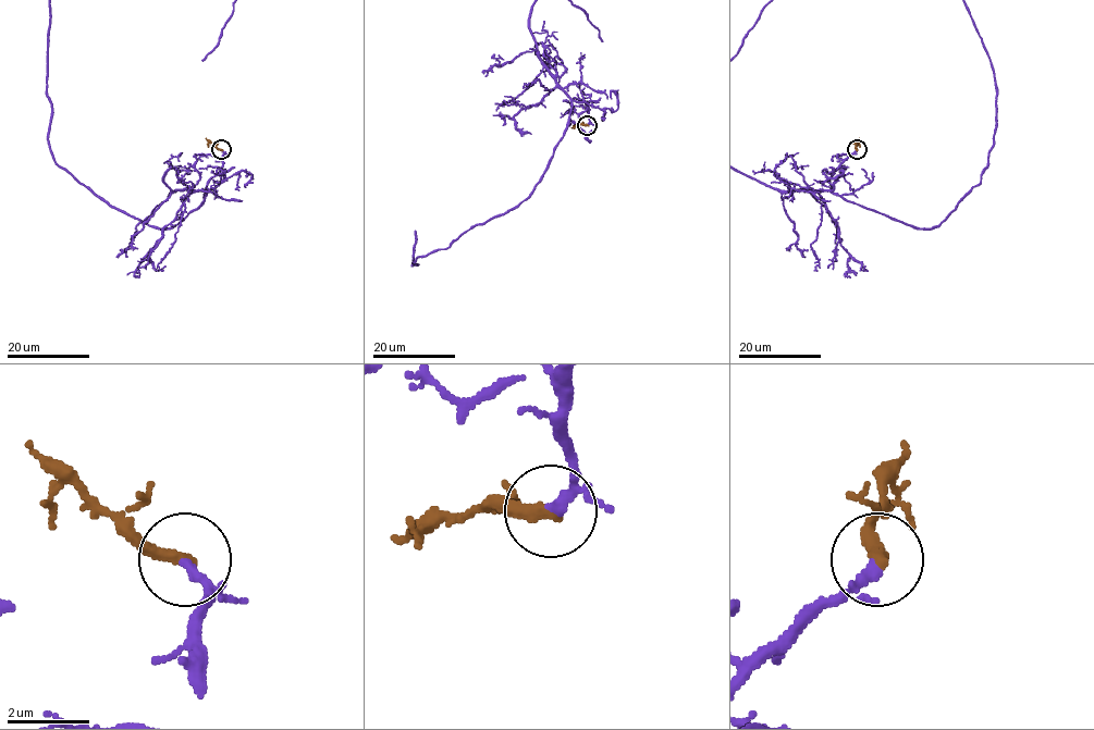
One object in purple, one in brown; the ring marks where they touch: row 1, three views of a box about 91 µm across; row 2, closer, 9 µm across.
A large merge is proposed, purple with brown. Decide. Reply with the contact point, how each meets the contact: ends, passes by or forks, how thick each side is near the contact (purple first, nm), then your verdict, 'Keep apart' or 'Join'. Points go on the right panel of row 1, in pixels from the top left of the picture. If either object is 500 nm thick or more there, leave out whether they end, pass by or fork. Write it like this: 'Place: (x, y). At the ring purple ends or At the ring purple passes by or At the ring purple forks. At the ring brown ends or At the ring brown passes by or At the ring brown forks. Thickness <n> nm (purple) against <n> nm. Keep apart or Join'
Place: (857, 149). At the ring purple forks. At the ring brown ends. Thickness 150 nm (purple) against 360 nm. Join

